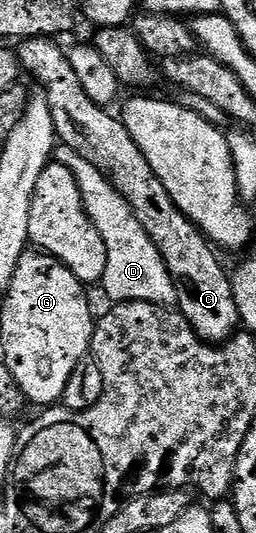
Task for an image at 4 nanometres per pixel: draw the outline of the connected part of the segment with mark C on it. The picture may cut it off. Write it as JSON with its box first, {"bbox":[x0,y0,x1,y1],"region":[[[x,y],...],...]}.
{"bbox":[18,36,240,345],"region":[[[33,36],[18,45],[19,63],[39,79],[42,95],[47,97],[53,114],[58,143],[72,148],[92,161],[96,168],[111,181],[127,199],[135,211],[143,229],[163,255],[167,269],[181,285],[177,304],[191,324],[208,344],[220,345],[231,339],[240,327],[237,302],[233,298],[233,286],[229,272],[223,269],[216,251],[203,231],[183,213],[149,164],[141,146],[133,140],[133,134],[124,126],[118,115],[110,116],[106,107],[97,105],[86,93],[86,86],[71,65],[71,57],[54,39]]]}

